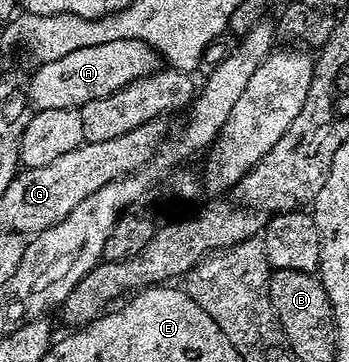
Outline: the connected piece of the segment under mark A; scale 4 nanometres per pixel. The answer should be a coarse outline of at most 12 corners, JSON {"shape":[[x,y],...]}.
{"shape":[[144,40],[44,60],[25,91],[35,110],[82,108],[161,57]]}

